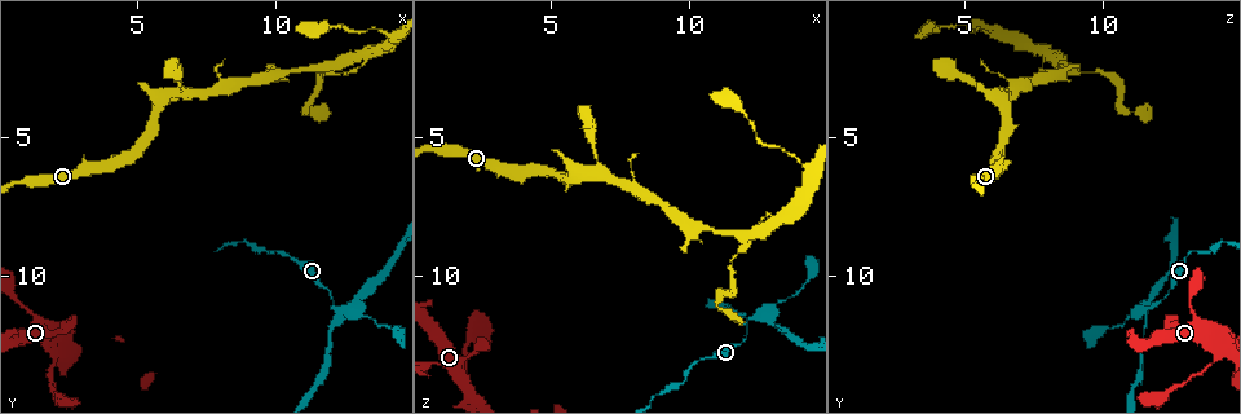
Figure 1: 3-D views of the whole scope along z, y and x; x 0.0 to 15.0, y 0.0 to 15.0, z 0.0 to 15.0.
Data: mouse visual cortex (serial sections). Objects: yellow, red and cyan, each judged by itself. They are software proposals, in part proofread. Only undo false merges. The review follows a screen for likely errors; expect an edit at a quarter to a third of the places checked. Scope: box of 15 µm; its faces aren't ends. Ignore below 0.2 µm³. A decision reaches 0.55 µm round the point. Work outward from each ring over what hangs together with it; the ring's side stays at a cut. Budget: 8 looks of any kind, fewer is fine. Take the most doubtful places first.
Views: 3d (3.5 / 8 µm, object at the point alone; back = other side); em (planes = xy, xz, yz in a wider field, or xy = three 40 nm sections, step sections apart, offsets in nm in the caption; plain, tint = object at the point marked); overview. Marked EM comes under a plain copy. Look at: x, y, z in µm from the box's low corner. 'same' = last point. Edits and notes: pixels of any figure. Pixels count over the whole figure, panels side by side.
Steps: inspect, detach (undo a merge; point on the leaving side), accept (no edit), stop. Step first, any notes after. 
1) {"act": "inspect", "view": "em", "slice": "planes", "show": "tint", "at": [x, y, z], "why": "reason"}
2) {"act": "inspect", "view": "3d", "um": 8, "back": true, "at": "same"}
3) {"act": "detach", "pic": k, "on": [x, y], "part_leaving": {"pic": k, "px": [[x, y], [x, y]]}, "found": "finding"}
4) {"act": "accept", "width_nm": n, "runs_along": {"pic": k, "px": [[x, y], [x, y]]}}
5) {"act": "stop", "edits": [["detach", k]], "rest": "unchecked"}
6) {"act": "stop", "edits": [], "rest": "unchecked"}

{"act": "inspect", "view": "3d", "um": 3.5, "at": [12.0, 2.4, 8.6], "why": "abrupt turn"}

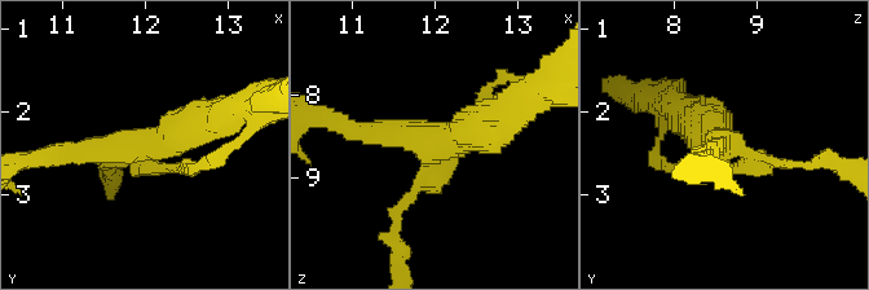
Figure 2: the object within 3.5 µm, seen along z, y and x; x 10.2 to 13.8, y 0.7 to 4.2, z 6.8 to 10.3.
{"act": "inspect", "view": "em", "slice": "xy", "step": 2, "show": "tint", "at": [11.85, 2.40, 8.55], "why": "shape alone is not enough"}

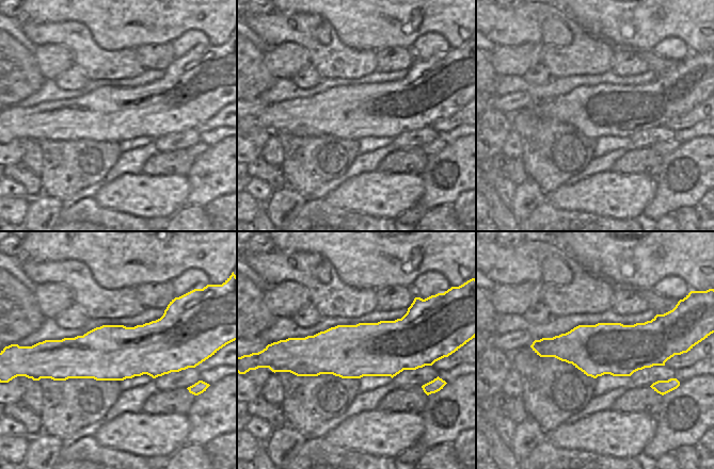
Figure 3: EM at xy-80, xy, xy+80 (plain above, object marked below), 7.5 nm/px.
{"act": "detach", "pic": 2, "on": [201, 166], "width_nm": 420, "part_leaving": {"pic": 2, "px": [[745, 154], [751, 162], [848, 166]]}, "found": "a second cell is stuck on"}

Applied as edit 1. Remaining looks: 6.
{"act": "inspect", "view": "3d", "um": 3.5, "at": [12.6, 11.1, 11.4]}

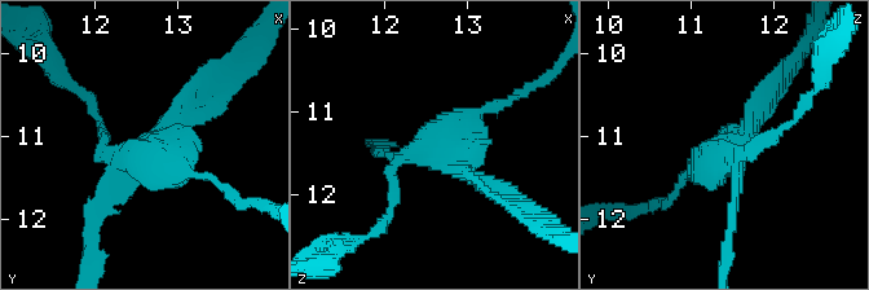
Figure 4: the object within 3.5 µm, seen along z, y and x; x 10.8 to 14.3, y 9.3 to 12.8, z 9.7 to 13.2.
{"act": "inspect", "view": "em", "slice": "xy", "step": 1, "show": "tint", "at": [12.60, 11.25, 11.45]}

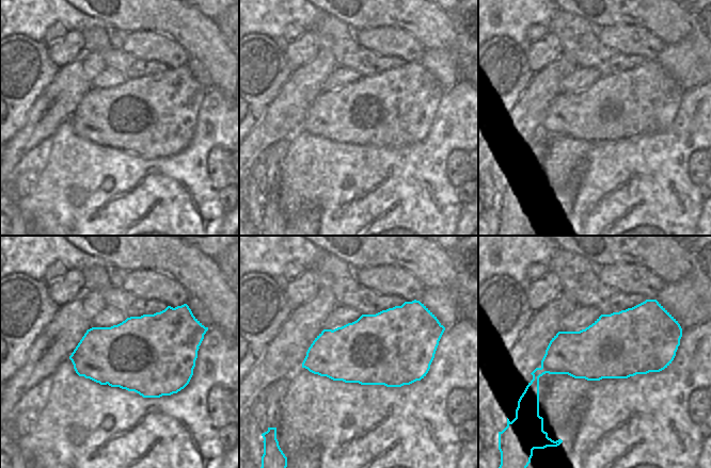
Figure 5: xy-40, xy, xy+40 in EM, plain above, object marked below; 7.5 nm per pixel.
{"act": "detach", "pic": 4, "on": [748, 111], "found": "a second cell is stuck on"}

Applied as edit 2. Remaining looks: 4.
{"act": "inspect", "view": "3d", "um": 3.5, "at": [1.9, 12.2, 14.0], "why": "looks like a crossing"}

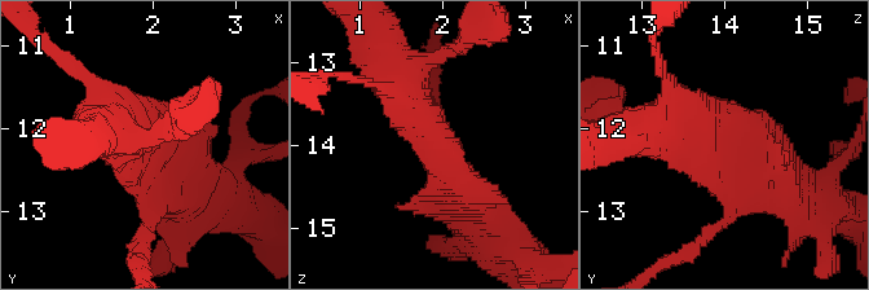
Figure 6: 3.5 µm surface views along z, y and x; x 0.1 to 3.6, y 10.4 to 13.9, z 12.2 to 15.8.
{"act": "inspect", "view": "em", "slice": "xy", "step": 1, "show": "tint", "at": [1.90, 12.15, 14.10], "why": "now the EM"}

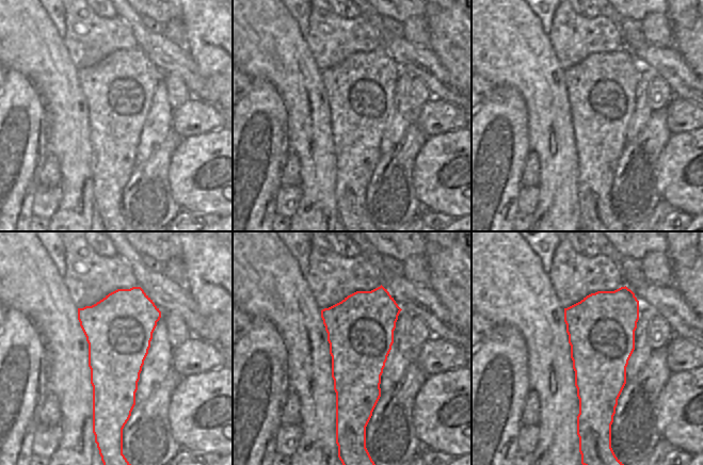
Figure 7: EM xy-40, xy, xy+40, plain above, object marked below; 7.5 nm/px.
{"act": "accept", "runs_along": {"pic": 6, "px": [[402, 83], [466, 202]]}, "found": "all the same cell"}

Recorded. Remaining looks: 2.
{"act": "stop", "edits": [["detach", 2], ["detach", 4]], "rest": "unchecked"}

